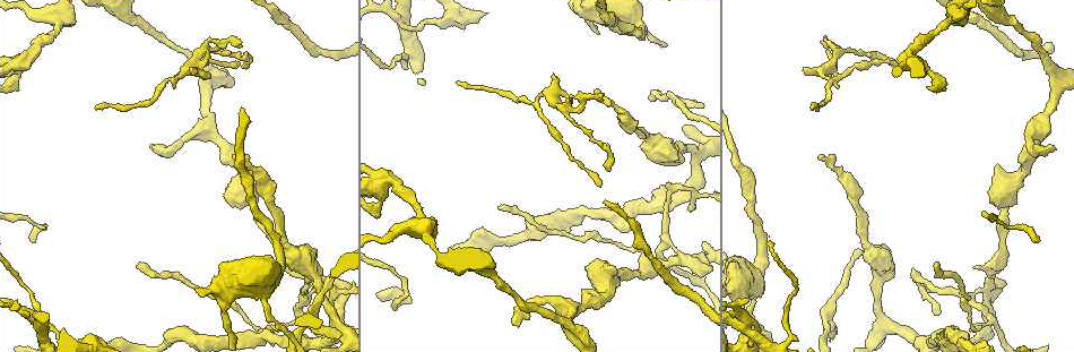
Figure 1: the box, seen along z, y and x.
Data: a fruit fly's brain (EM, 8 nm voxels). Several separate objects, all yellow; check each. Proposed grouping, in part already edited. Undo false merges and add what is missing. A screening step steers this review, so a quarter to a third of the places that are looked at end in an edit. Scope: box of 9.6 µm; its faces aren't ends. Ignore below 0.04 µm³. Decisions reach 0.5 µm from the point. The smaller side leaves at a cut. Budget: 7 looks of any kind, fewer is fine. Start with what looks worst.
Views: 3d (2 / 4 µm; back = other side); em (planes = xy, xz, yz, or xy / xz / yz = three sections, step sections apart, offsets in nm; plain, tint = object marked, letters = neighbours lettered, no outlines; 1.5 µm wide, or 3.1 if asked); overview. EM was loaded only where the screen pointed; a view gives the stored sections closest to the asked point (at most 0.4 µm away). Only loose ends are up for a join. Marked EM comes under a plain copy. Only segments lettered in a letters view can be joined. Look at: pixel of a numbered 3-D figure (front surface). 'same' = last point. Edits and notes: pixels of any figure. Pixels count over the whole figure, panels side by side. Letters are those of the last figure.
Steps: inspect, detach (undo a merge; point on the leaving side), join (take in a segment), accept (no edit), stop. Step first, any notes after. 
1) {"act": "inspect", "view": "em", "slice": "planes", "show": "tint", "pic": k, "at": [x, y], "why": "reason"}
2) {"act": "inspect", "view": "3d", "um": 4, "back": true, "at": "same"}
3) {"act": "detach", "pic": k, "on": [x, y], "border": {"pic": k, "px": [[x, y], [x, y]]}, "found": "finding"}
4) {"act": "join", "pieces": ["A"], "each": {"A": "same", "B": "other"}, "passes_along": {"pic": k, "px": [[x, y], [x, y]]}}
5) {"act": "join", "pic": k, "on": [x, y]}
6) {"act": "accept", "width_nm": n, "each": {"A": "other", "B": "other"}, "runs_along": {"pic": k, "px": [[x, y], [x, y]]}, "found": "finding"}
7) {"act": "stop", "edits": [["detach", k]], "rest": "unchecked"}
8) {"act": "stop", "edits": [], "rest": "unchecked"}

{"act": "inspect", "view": "em", "slice": "yz", "step": 8, "show": "tint", "pic": 1, "at": [601, 102], "why": "tapers out"}

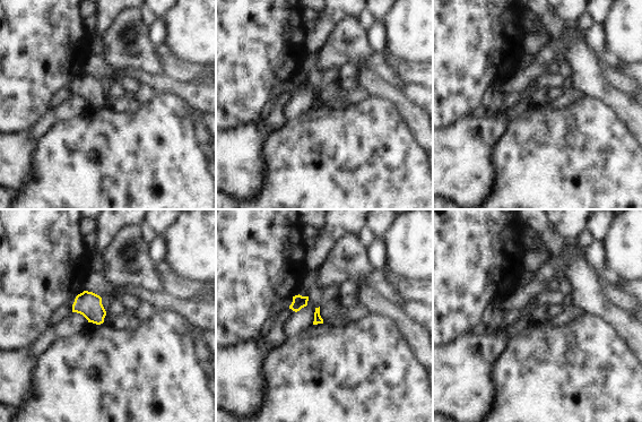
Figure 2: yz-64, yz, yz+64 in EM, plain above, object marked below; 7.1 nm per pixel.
{"act": "inspect", "view": "em", "slice": "planes", "show": "letters", "at": "same", "why": "cut it another way"}

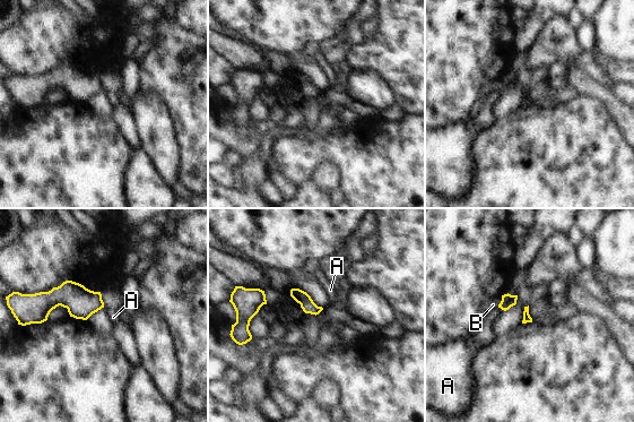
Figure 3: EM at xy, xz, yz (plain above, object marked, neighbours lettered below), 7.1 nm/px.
{"act": "join", "pieces": ["B"], "each": {"A": "other", "B": "same"}, "passes_along": {"pic": 3, "px": [[507, 300], [501, 301], [493, 304]]}, "found": "the cell continues"}

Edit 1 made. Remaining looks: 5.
{"act": "inspect", "view": "overview", "why": "see it whole again"}

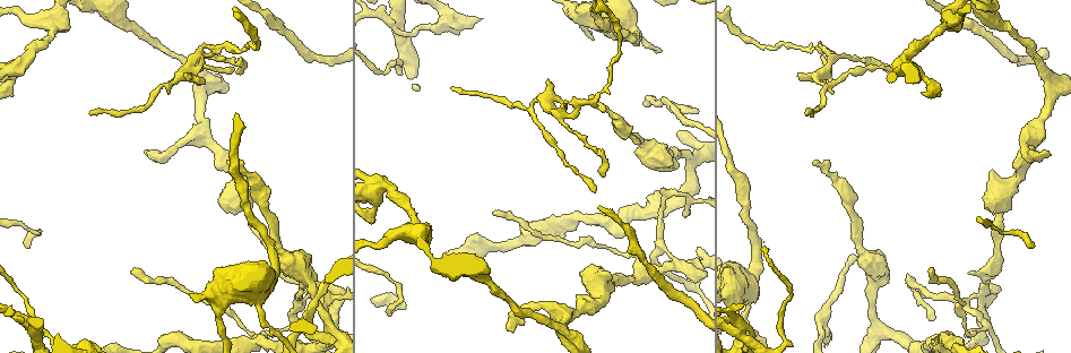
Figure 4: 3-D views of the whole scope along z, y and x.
{"act": "inspect", "view": "3d", "um": 4, "pic": 4, "at": [984, 292]}

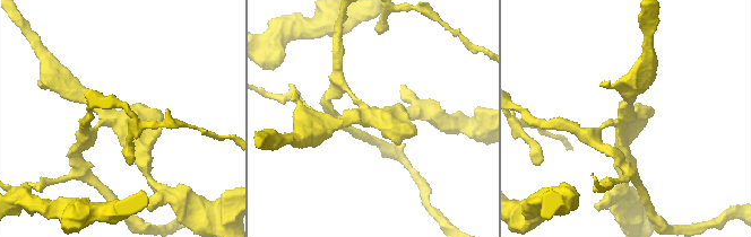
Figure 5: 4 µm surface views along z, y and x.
{"act": "inspect", "view": "em", "slice": "xy", "step": 8, "show": "tint", "pic": 5, "at": [107, 114], "why": "shape alone is not enough"}

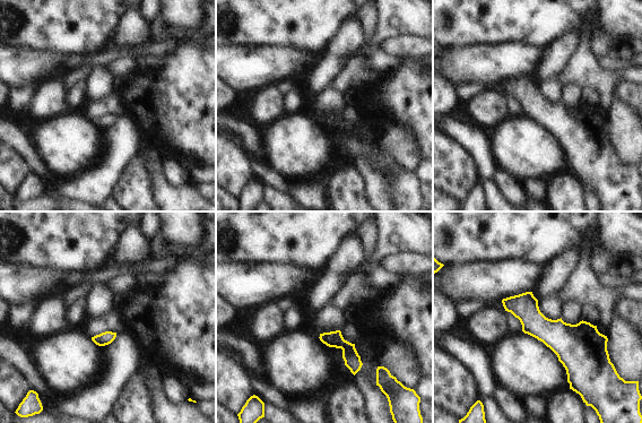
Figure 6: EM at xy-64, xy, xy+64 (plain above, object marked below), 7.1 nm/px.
{"act": "inspect", "view": "em", "slice": "planes", "show": "letters", "at": "same"}

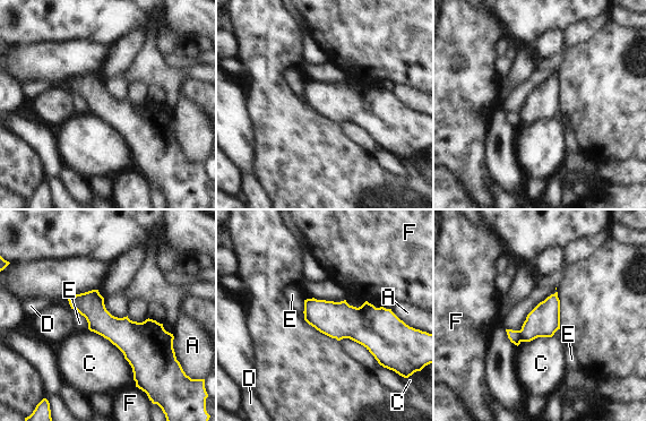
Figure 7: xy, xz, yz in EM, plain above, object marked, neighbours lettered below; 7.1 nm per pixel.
{"act": "detach", "pic": 7, "on": [515, 336], "each": {"A": "other", "C": "other", "D": "other", "E": "other", "F": "other"}, "border": {"pic": 7, "px": [[519, 331], [522, 341]]}, "found": "two cells meet here"}

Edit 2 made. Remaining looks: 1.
{"act": "stop", "edits": [["join", 3], ["detach", 7]], "rest": "unchecked"}

